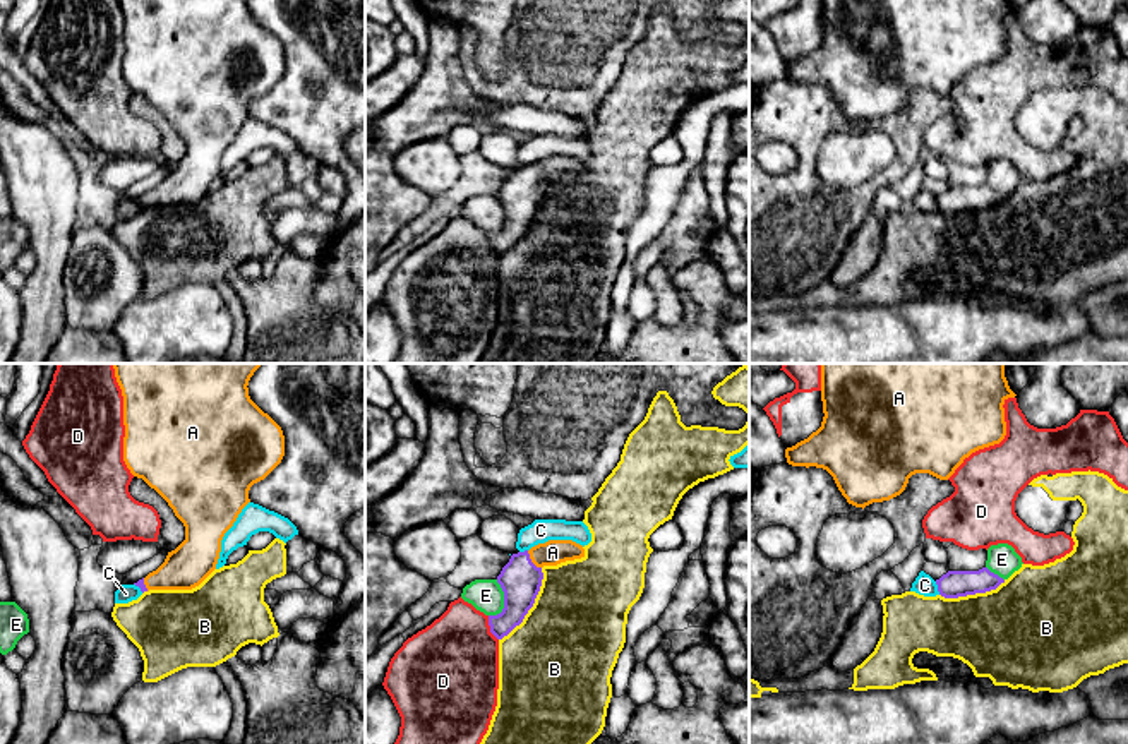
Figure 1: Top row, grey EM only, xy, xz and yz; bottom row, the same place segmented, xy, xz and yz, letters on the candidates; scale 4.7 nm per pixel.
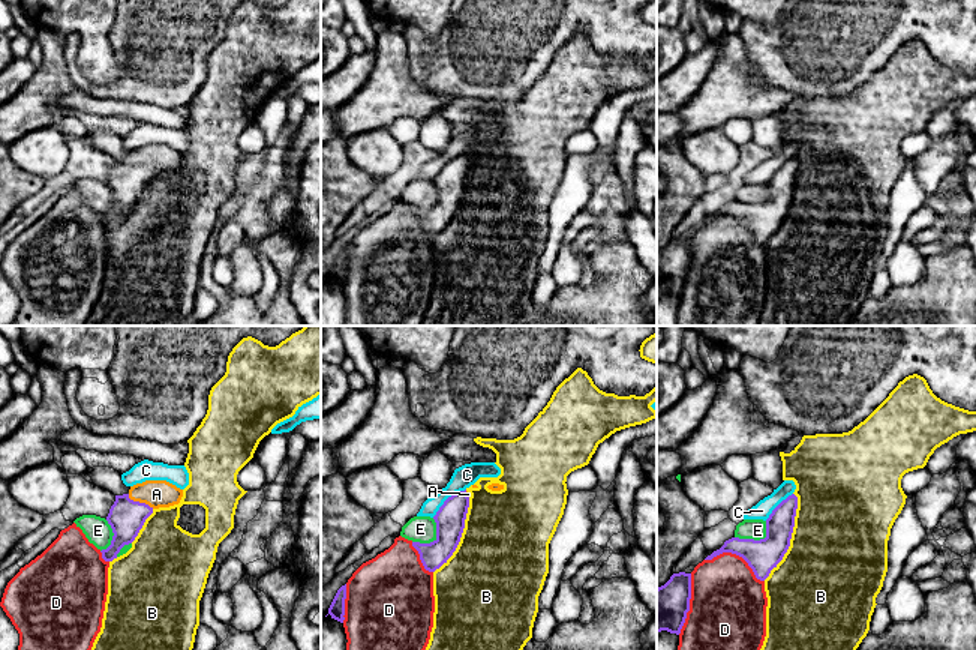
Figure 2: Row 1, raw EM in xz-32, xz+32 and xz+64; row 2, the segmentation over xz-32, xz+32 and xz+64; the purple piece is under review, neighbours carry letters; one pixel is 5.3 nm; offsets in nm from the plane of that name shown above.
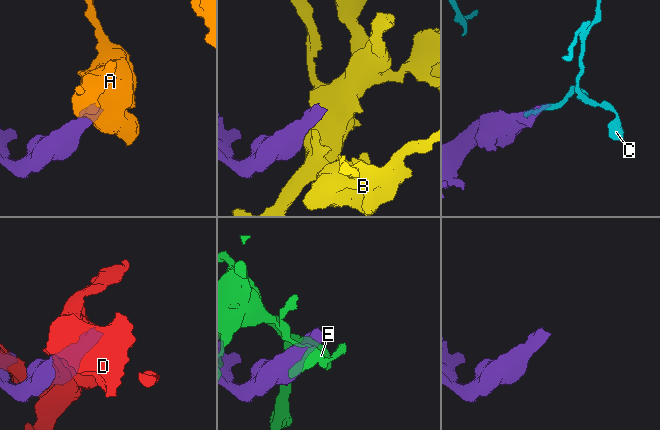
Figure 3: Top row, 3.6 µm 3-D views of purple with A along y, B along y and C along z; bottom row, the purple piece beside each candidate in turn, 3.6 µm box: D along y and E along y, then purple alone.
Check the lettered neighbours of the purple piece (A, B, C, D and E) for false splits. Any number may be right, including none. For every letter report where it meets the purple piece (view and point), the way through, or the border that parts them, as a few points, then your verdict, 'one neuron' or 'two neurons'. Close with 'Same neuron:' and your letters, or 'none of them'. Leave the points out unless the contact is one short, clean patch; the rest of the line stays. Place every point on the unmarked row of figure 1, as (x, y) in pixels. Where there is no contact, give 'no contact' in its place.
A: meets purple in xz at (530, 177); runs through xz (520, 196), (530, 177), (552, 168); one neuron
B: meets purple in xz at (532, 222); two neurons
C: meets purple in yz at (938, 204); border along yz (935, 198), (940, 210); two neurons
D: meets purple in xz at (491, 244); two neurons
E: meets purple in xz at (504, 218); two neurons
Same neuron: A

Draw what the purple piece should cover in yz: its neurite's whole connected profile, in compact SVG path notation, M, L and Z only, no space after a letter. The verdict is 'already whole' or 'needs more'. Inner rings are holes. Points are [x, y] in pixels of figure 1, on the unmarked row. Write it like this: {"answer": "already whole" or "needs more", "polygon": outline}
{"answer": "already whole", "polygon": "M987 183L979 187L948 187L936 195L938 207L945 214L986 209L996 206L1001 199L1005 199L1005 195L991 189Z"}

